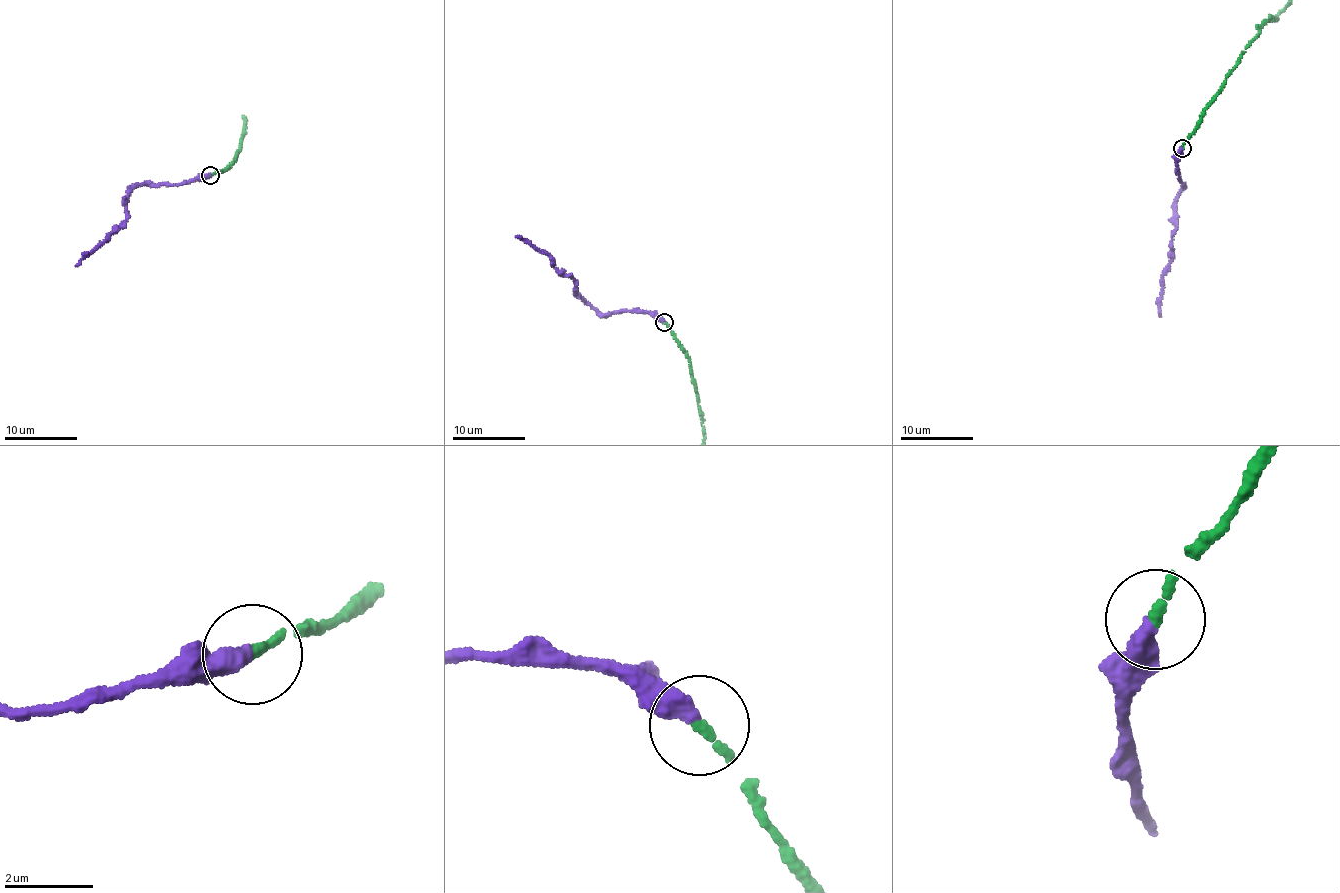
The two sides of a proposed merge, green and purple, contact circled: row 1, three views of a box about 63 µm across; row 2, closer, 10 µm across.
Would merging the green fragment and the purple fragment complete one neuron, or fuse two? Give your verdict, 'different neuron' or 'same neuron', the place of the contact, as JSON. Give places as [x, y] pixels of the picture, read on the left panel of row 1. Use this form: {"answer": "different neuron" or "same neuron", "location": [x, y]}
{"answer": "same neuron", "location": [210, 175]}

